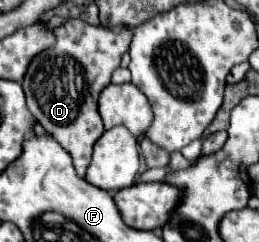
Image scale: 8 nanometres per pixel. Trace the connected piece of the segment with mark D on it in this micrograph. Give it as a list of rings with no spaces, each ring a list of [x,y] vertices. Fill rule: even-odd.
[[[69,19],[65,25],[55,29],[55,47],[39,53],[31,61],[21,83],[31,115],[71,153],[81,177],[85,177],[95,141],[105,131],[97,111],[99,93],[111,83],[111,75],[119,67],[123,53],[129,51],[133,39],[131,31],[131,27],[109,29],[103,25],[89,25],[81,19]]]

